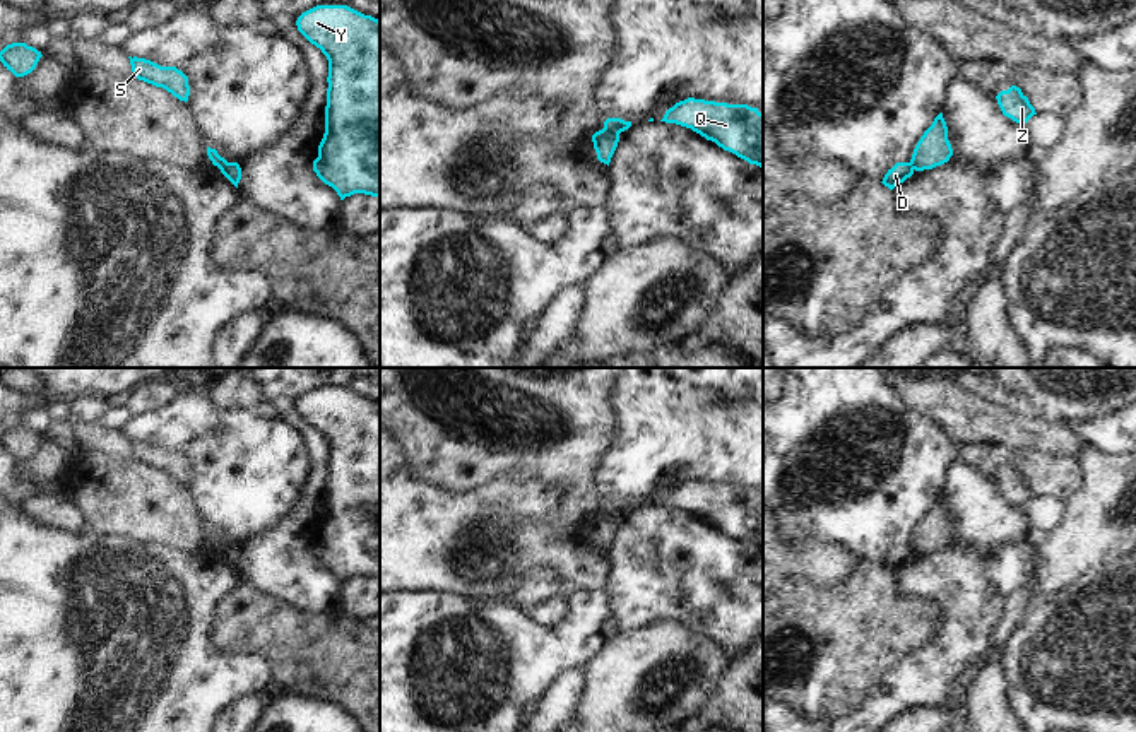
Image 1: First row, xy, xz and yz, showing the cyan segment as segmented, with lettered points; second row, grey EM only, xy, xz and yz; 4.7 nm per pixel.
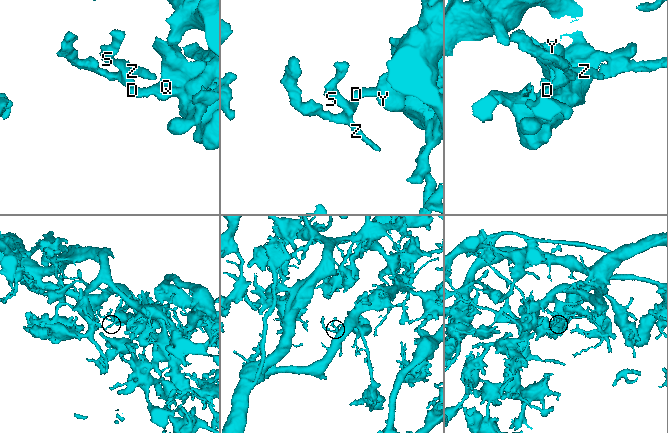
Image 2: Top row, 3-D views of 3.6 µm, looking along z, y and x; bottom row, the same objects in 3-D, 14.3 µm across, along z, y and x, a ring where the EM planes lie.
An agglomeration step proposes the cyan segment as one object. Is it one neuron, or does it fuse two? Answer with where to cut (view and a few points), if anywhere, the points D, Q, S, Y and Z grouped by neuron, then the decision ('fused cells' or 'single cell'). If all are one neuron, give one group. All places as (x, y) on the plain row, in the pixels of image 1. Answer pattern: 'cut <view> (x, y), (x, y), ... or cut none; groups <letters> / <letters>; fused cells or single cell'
cut xz (603, 512), (618, 519); groups D Q Y / S Z; fused cells

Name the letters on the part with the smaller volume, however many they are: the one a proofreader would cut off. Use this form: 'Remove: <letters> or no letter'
Remove: S, Z

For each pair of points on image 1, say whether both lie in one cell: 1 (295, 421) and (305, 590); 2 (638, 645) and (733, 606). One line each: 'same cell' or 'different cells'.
1: same cell
2: different cells

